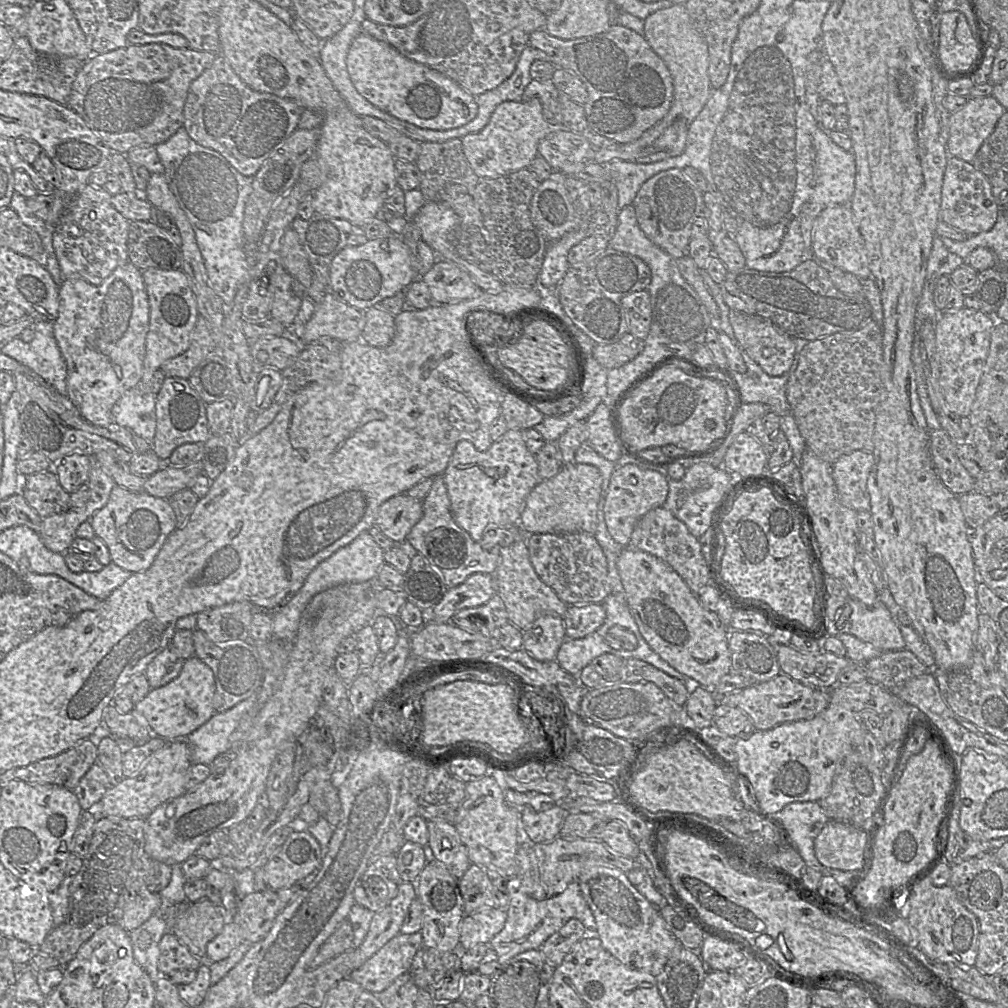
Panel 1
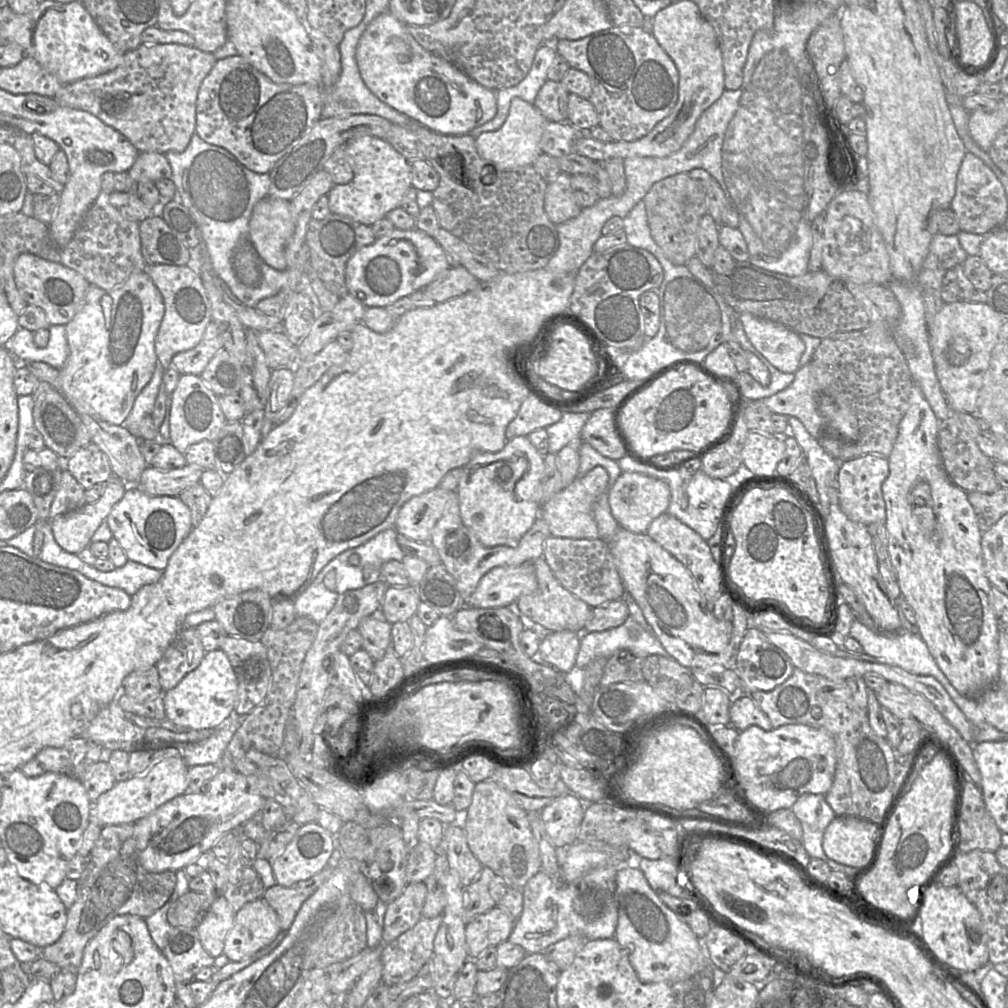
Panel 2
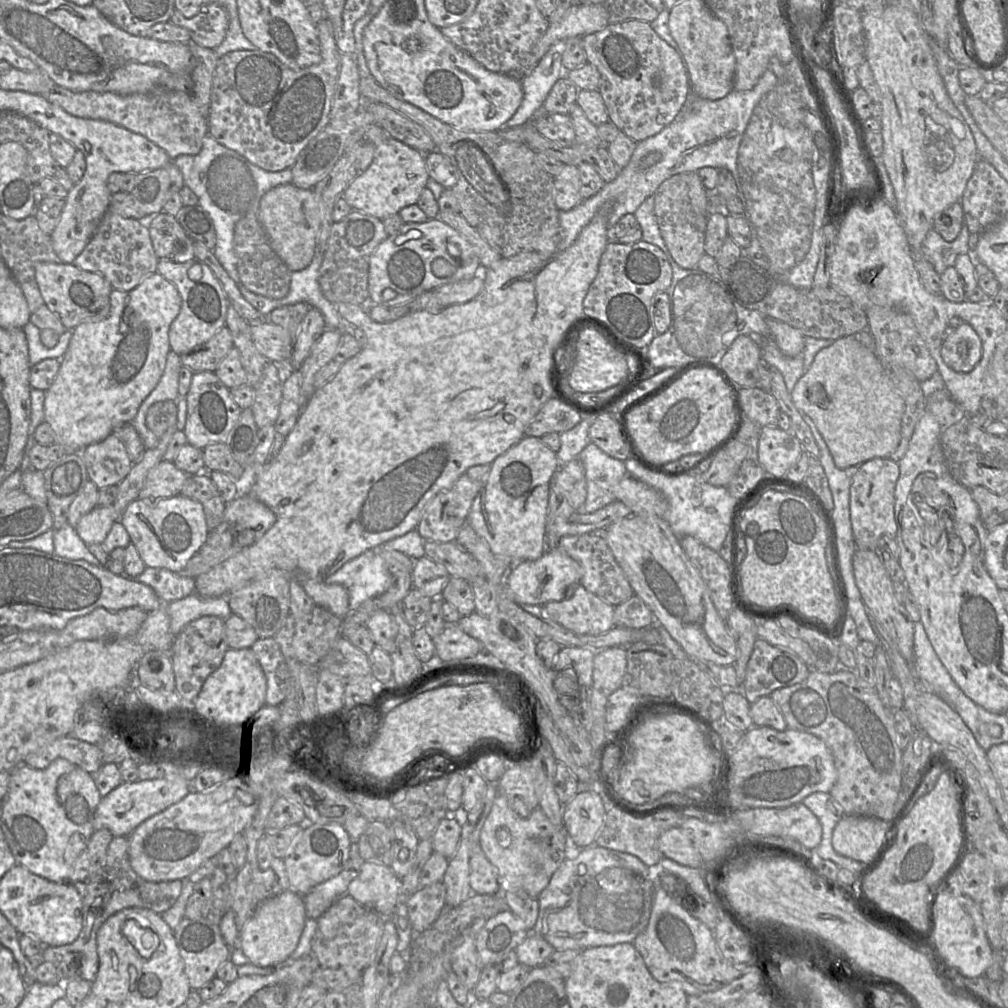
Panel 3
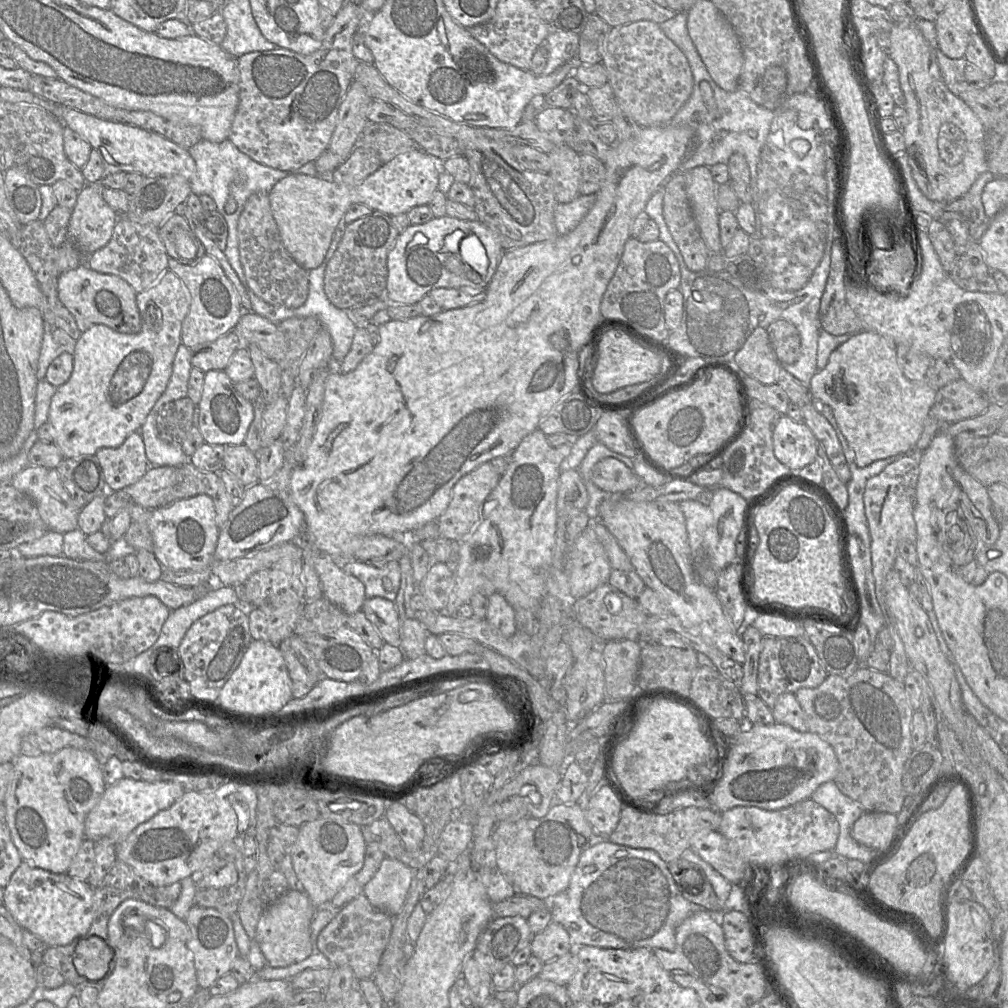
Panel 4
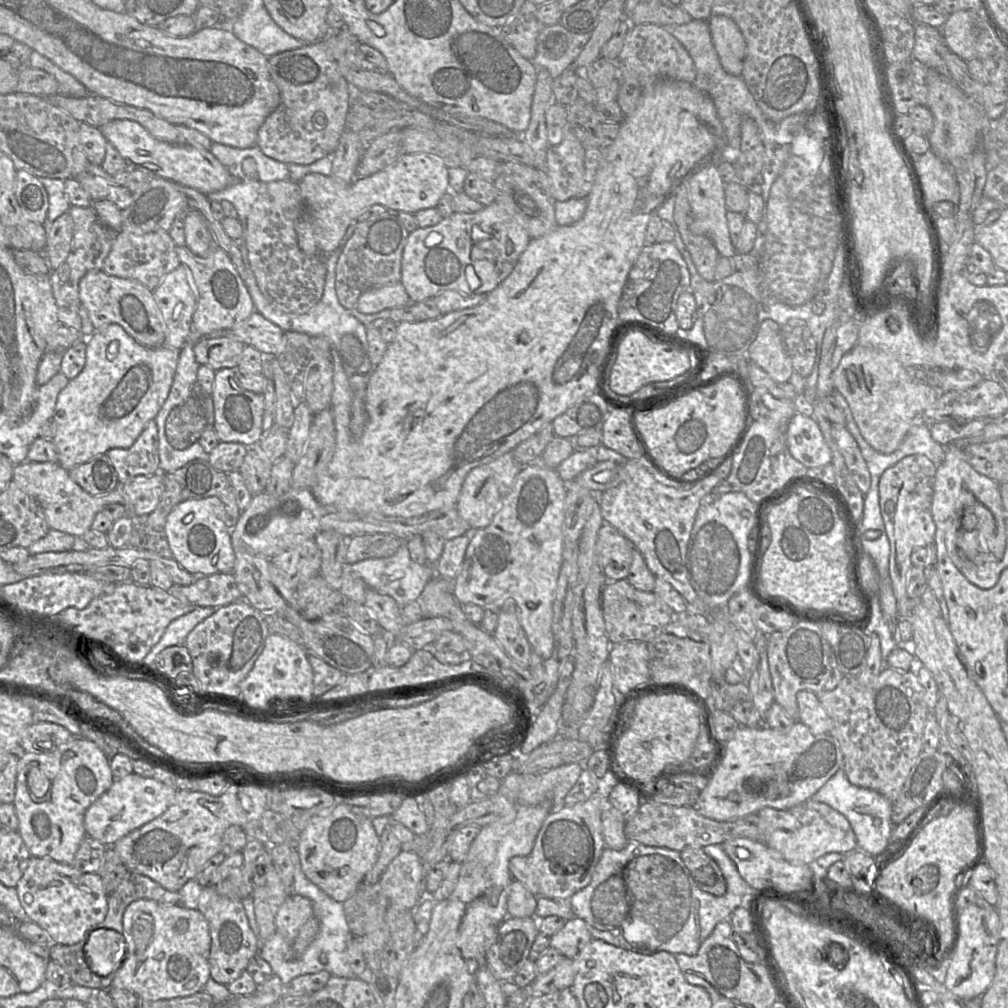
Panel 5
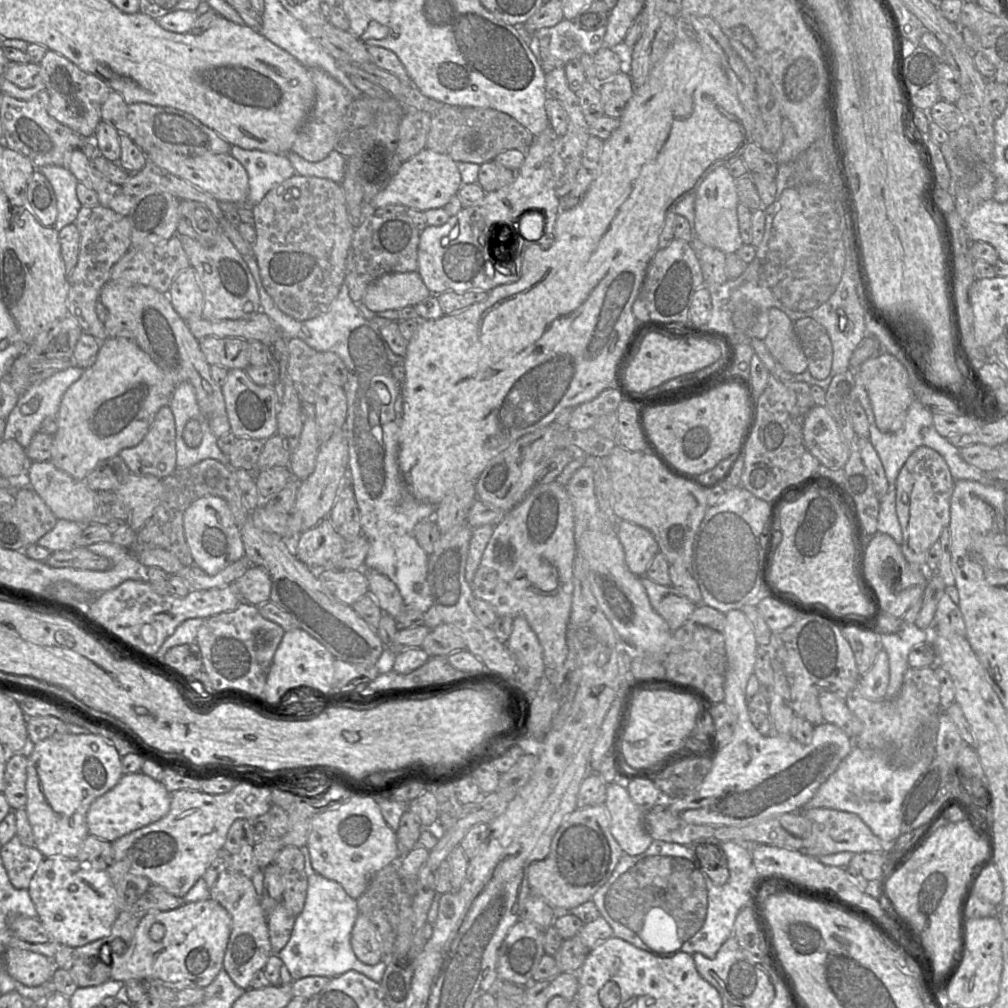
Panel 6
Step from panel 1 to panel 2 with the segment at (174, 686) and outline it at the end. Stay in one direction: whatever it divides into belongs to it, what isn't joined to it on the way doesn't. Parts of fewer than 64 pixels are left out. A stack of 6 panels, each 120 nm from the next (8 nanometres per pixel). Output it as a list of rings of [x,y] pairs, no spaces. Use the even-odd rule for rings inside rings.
[[[219,649],[206,652],[196,669],[188,673],[173,689],[163,693],[165,718],[183,729],[216,729],[233,713],[237,690],[237,678],[224,651]]]

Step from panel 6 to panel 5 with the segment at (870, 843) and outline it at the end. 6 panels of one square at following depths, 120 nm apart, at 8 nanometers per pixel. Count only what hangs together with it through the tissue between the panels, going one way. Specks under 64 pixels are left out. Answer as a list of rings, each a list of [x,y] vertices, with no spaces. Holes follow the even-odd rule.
[[[808,800],[788,810],[762,808],[755,814],[759,818],[763,842],[791,863],[812,864],[825,854],[848,854],[857,848],[848,820],[824,803]]]

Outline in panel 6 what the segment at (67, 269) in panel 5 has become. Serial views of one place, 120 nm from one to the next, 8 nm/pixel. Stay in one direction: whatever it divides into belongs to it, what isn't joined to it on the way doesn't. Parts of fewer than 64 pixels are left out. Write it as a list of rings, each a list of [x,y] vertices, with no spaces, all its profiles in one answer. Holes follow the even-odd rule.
[[[102,205],[81,206],[74,224],[80,234],[80,246],[77,264],[67,276],[68,315],[76,319],[82,332],[90,334],[102,342],[109,336],[104,323],[96,314],[96,305],[101,289],[110,280],[112,267],[132,247],[130,224],[126,216]]]

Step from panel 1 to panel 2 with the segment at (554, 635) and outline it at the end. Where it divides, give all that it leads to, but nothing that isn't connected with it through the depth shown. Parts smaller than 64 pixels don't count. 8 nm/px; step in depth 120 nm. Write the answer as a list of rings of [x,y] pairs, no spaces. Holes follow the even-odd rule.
[[[567,630],[550,632],[541,638],[536,655],[530,658],[550,665],[563,673],[568,673],[575,666],[579,647],[578,633]]]

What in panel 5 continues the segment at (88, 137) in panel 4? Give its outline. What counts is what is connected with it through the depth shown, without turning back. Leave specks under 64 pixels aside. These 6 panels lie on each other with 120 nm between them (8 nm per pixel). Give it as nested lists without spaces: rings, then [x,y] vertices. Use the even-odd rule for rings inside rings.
[[[113,120],[99,129],[108,143],[127,161],[130,169],[147,169],[158,178],[193,188],[204,195],[223,190],[232,184],[232,176],[228,170],[209,150],[160,141],[139,123],[131,120]]]

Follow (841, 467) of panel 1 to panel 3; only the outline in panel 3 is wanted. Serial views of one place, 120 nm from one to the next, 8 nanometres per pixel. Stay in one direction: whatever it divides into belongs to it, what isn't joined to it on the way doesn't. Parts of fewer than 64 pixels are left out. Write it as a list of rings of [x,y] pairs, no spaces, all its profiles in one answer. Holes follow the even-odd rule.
[[[873,458],[859,466],[853,475],[849,492],[850,522],[857,549],[877,551],[882,535],[895,536],[895,486],[899,478],[898,462],[891,458]]]

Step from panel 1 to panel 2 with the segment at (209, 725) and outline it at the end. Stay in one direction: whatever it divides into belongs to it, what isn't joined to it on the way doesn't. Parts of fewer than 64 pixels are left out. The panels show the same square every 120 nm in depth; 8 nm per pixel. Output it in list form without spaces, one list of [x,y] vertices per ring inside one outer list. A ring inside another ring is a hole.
[[[235,711],[212,734],[198,742],[188,742],[175,745],[188,767],[213,764],[218,765],[221,757],[238,729],[241,719]]]

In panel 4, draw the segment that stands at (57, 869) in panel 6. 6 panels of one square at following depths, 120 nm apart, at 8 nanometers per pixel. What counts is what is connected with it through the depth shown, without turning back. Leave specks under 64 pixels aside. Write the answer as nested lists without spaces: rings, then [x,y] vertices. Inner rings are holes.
[[[23,861],[12,874],[4,890],[3,904],[16,922],[36,936],[46,946],[63,946],[73,940],[86,936],[94,916],[94,888],[85,880],[70,876],[68,873],[57,874],[34,867]]]

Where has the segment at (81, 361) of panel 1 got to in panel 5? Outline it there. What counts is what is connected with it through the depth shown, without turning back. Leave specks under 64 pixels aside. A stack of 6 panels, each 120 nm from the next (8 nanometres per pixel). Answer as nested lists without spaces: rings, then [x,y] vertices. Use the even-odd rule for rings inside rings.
[[[179,265],[167,274],[153,290],[153,297],[165,325],[165,339],[157,348],[137,343],[118,324],[109,324],[86,338],[86,362],[82,371],[60,391],[51,420],[55,425],[52,442],[58,453],[58,463],[67,471],[110,449],[127,449],[133,445],[145,426],[154,420],[164,404],[182,347],[191,336],[191,321],[197,305],[197,292],[186,266]]]

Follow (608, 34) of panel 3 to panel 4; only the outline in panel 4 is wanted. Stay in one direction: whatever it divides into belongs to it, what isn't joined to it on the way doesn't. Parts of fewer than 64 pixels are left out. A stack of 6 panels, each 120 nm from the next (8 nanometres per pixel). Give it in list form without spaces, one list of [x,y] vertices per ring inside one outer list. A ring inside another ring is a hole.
[[[652,21],[612,27],[602,44],[601,57],[616,104],[640,127],[669,123],[692,93],[693,76],[687,58]]]

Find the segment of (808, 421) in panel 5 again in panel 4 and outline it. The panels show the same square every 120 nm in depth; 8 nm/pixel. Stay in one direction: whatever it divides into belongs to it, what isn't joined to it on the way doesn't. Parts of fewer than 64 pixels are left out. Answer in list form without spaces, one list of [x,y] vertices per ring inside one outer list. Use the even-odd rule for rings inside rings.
[[[781,415],[774,427],[773,447],[777,459],[791,471],[812,464],[819,455],[819,441],[811,429],[786,415]]]

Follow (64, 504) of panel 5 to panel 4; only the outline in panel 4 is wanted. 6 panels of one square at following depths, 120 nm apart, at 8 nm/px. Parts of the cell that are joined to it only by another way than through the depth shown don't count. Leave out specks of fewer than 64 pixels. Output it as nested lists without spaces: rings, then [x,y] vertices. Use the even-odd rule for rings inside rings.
[[[29,464],[14,475],[11,484],[34,502],[48,530],[64,534],[78,528],[79,510],[76,509],[75,502],[64,488],[56,468]]]

